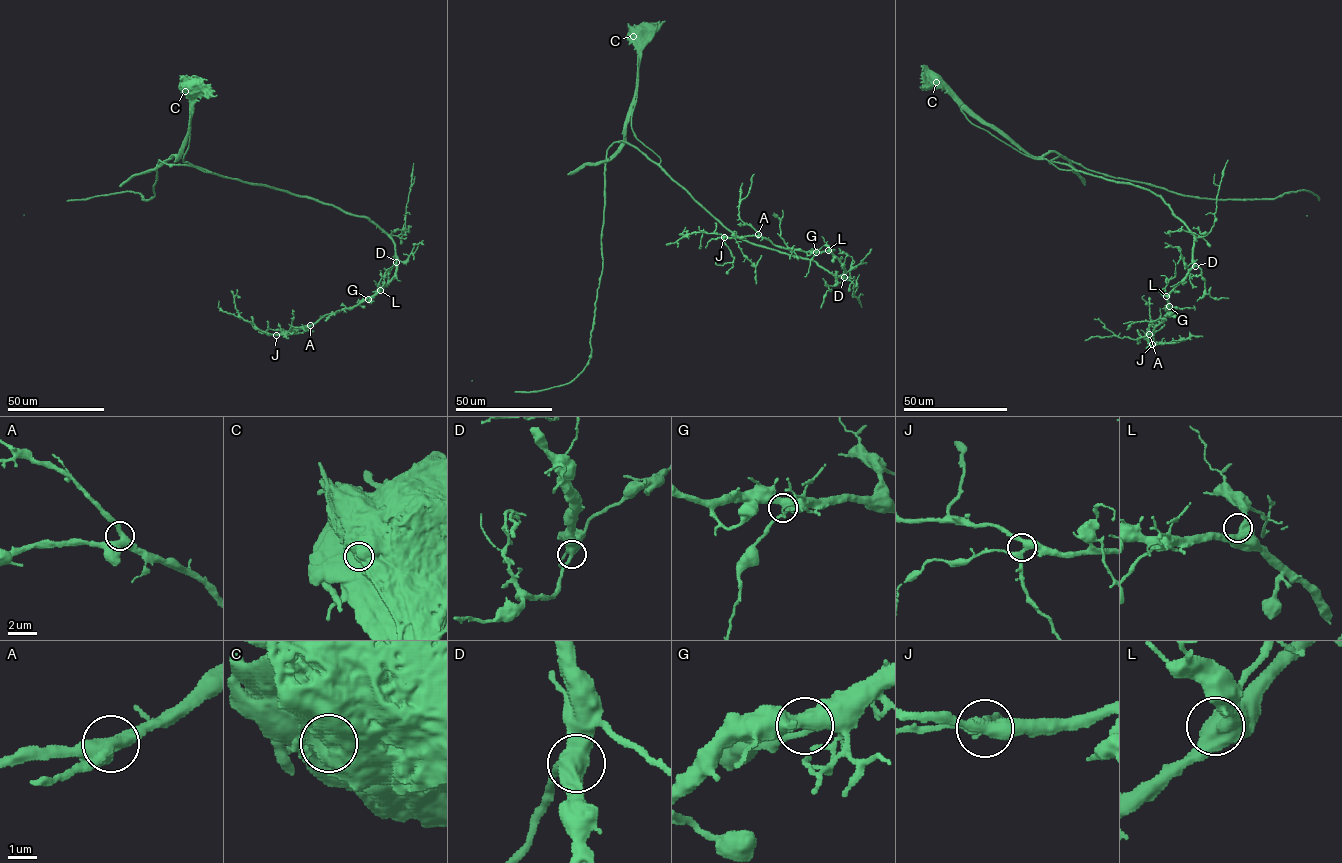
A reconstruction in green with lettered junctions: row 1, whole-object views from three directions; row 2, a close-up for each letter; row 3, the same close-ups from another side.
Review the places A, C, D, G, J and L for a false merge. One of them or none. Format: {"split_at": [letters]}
{"split_at": ["C"]}

